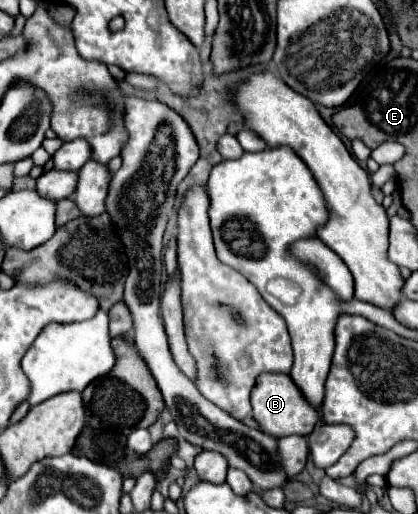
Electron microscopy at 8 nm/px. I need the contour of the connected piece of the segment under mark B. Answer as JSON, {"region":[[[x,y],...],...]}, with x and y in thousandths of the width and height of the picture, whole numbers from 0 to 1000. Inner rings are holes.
{"region":[[[632,724],[627,732],[617,732],[612,751],[603,759],[603,809],[632,840],[660,852],[694,848],[694,844],[737,848],[766,813],[761,794],[751,794],[727,774],[727,767],[703,747],[703,739],[689,728],[670,728],[670,724]]]}

